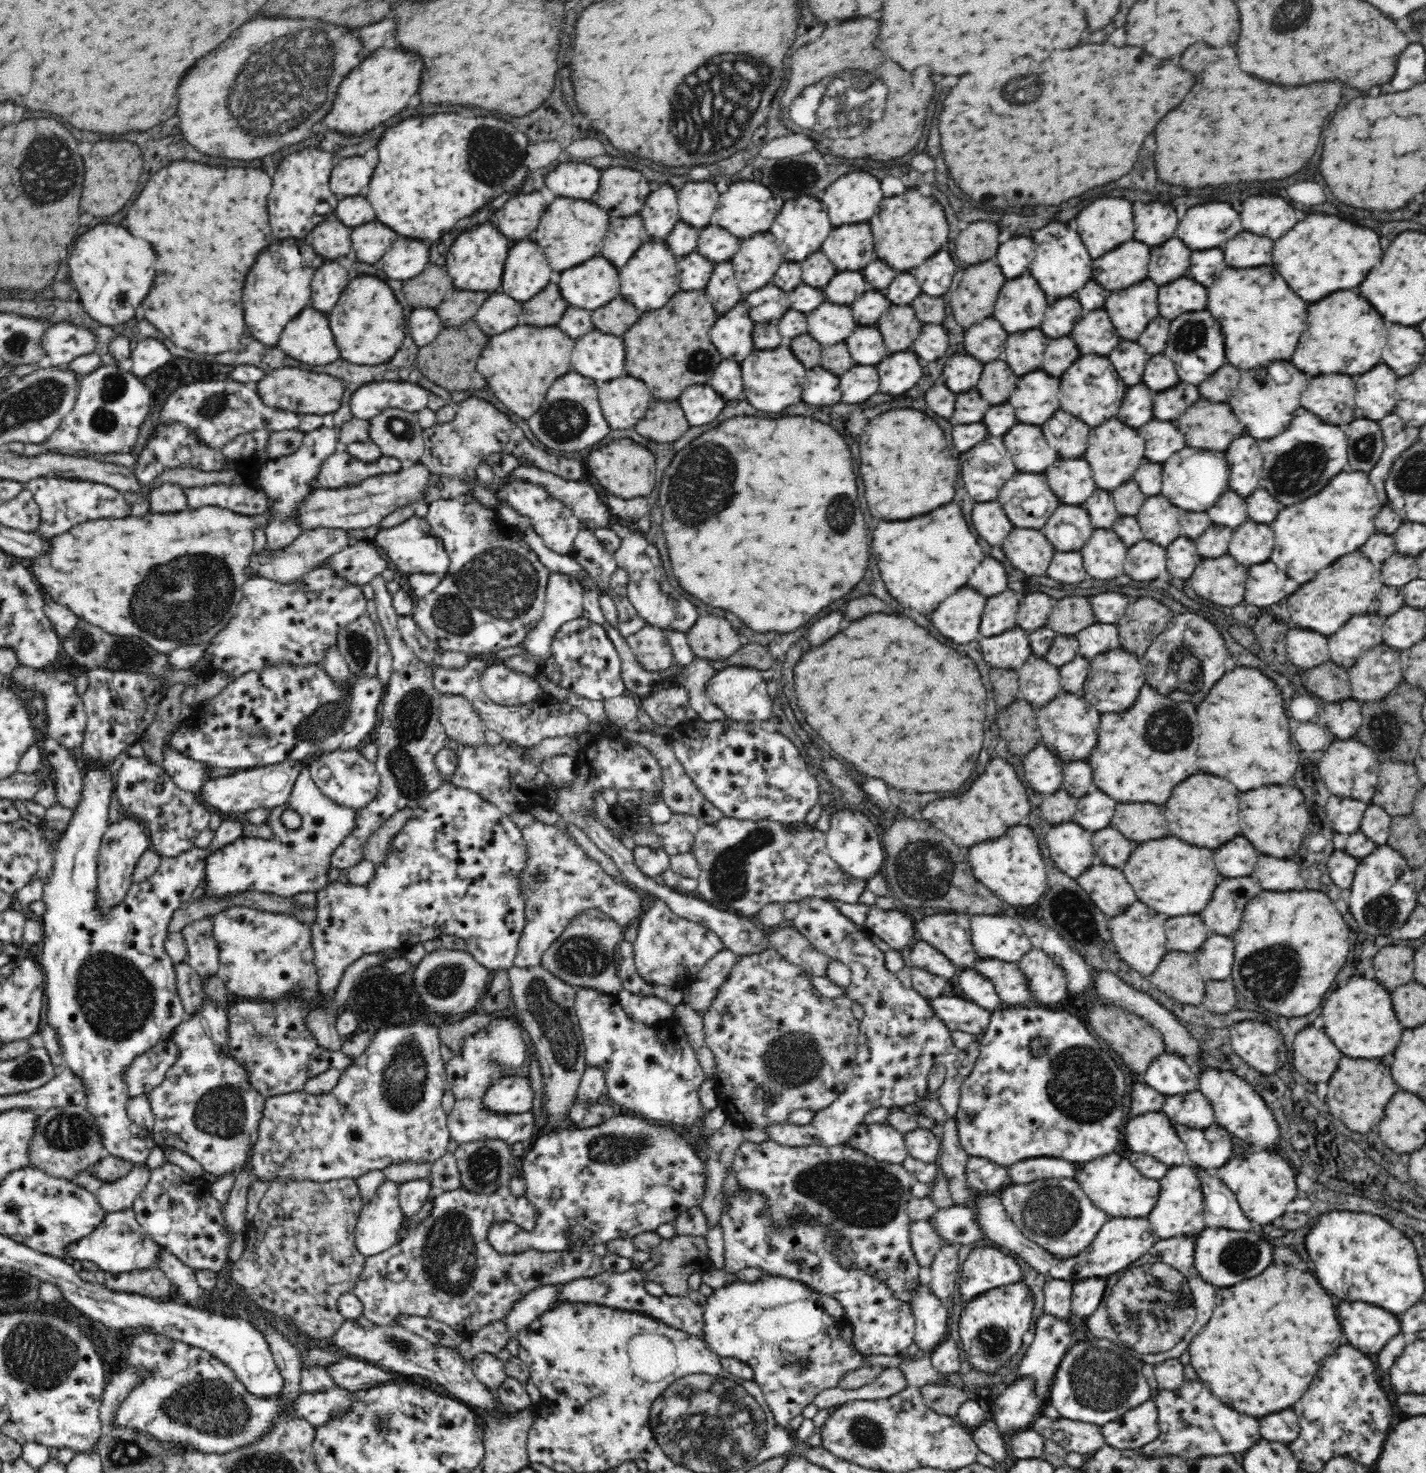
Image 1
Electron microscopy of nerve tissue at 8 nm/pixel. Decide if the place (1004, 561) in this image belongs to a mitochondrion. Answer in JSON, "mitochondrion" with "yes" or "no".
{"mitochondrion":"no"}

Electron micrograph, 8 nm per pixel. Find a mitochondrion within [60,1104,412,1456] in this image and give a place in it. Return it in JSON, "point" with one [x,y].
{"point":[209,1404]}

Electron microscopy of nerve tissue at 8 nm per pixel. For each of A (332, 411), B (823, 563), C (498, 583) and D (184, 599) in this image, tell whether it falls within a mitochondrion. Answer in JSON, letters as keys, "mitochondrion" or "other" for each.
{"A":"other","B":"other","C":"mitochondrion","D":"mitochondrion"}

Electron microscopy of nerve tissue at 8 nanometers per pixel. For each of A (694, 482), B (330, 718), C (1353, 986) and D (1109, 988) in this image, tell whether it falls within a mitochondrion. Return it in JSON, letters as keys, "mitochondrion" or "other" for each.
{"A":"mitochondrion","B":"mitochondrion","C":"other","D":"other"}

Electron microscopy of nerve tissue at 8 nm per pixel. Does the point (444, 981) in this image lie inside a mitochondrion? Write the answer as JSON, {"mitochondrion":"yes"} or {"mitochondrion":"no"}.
{"mitochondrion":"yes"}

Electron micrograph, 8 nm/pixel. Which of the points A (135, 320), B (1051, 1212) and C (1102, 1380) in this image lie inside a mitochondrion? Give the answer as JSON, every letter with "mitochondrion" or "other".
{"A":"other","B":"mitochondrion","C":"mitochondrion"}

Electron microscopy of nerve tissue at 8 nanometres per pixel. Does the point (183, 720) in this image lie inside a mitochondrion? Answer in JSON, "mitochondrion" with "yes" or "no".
{"mitochondrion":"no"}

